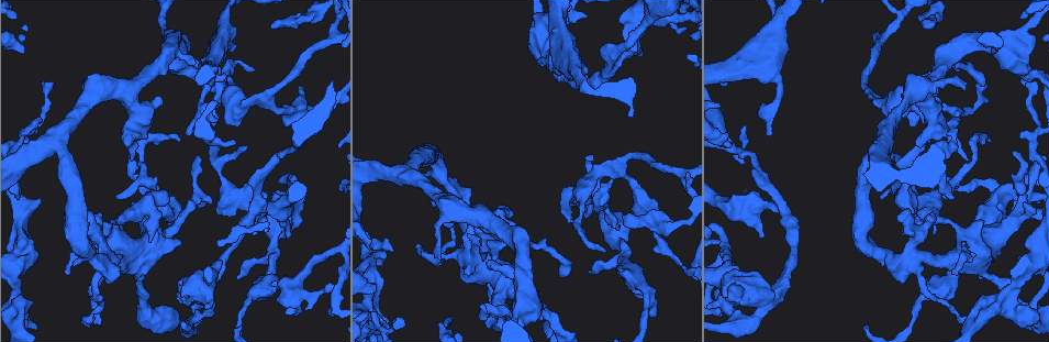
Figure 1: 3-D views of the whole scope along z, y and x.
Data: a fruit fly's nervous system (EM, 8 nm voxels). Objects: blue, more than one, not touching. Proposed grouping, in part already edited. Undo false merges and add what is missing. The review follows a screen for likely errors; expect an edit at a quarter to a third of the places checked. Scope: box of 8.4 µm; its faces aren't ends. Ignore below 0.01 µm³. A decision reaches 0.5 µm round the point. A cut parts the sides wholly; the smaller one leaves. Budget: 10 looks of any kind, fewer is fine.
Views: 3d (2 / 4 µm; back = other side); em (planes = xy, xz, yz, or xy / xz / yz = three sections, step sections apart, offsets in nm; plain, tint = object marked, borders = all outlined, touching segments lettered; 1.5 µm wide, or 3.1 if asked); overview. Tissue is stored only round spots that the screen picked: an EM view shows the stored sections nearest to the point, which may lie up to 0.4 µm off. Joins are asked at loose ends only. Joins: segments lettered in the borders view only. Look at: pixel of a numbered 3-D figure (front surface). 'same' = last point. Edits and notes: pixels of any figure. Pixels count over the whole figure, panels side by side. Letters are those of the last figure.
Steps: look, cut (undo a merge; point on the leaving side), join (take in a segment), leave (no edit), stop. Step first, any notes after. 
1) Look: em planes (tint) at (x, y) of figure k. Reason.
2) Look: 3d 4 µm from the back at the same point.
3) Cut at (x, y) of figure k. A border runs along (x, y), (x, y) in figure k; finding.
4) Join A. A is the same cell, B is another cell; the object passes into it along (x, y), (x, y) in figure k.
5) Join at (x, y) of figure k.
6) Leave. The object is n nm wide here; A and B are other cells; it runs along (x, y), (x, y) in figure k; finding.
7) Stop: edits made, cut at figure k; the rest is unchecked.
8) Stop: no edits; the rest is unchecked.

Look: 3d 2 µm at (980, 277) of figure 1.

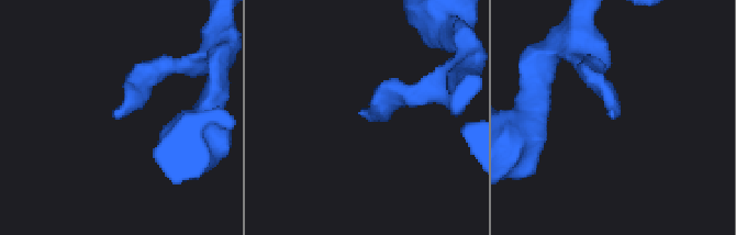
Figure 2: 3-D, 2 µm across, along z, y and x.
Look: em planes (borders) at (364, 111) of figure 2.

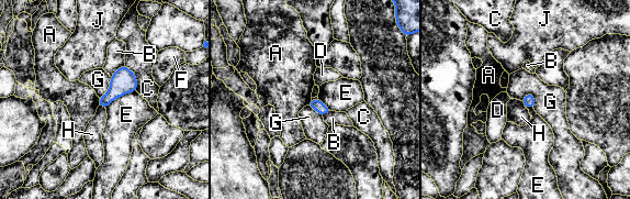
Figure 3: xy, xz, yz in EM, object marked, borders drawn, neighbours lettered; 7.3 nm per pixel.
Leave. A, B, C, D, E, F, G, H and J are other cells; a border runs along (135, 90), (115, 98), (105, 108) in figure 3; none of them fits.

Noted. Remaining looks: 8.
Look: 3d 4 µm at (966, 88) of figure 1. Branch stops here.

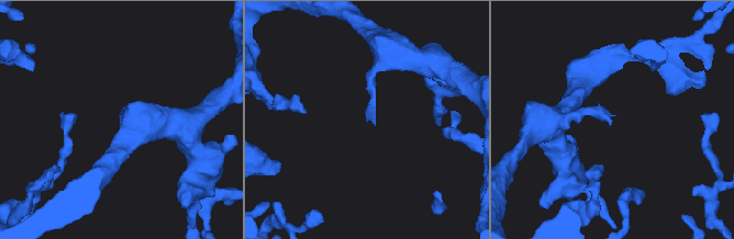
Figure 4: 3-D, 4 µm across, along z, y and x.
Look: em planes (borders) at (610, 124) of figure 4.

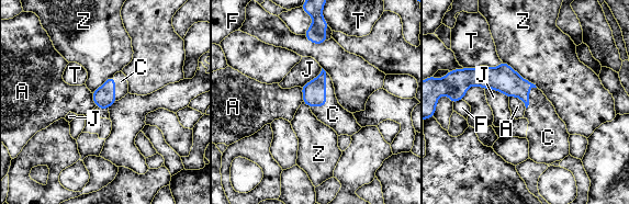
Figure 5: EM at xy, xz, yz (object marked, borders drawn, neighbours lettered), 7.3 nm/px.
Join C. The longest contact is with Z, 320 nm; C is the same cell, A, F, J, T and Z are other cells; the neuron continues.

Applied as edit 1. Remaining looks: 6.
Look: em planes (borders) at (866, 328) of figure 1.

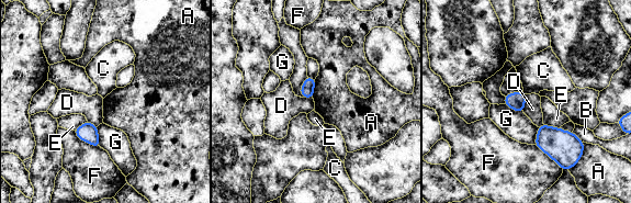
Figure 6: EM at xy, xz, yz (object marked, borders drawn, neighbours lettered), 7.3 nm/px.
Leave. A, B, C, D, E, F and G are other cells; a border runs along (315, 80), (312, 97) in figure 6; no lettered segment goes on from it.

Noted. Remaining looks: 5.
Stop: edits made, join at figure 5; the rest is unchecked.

